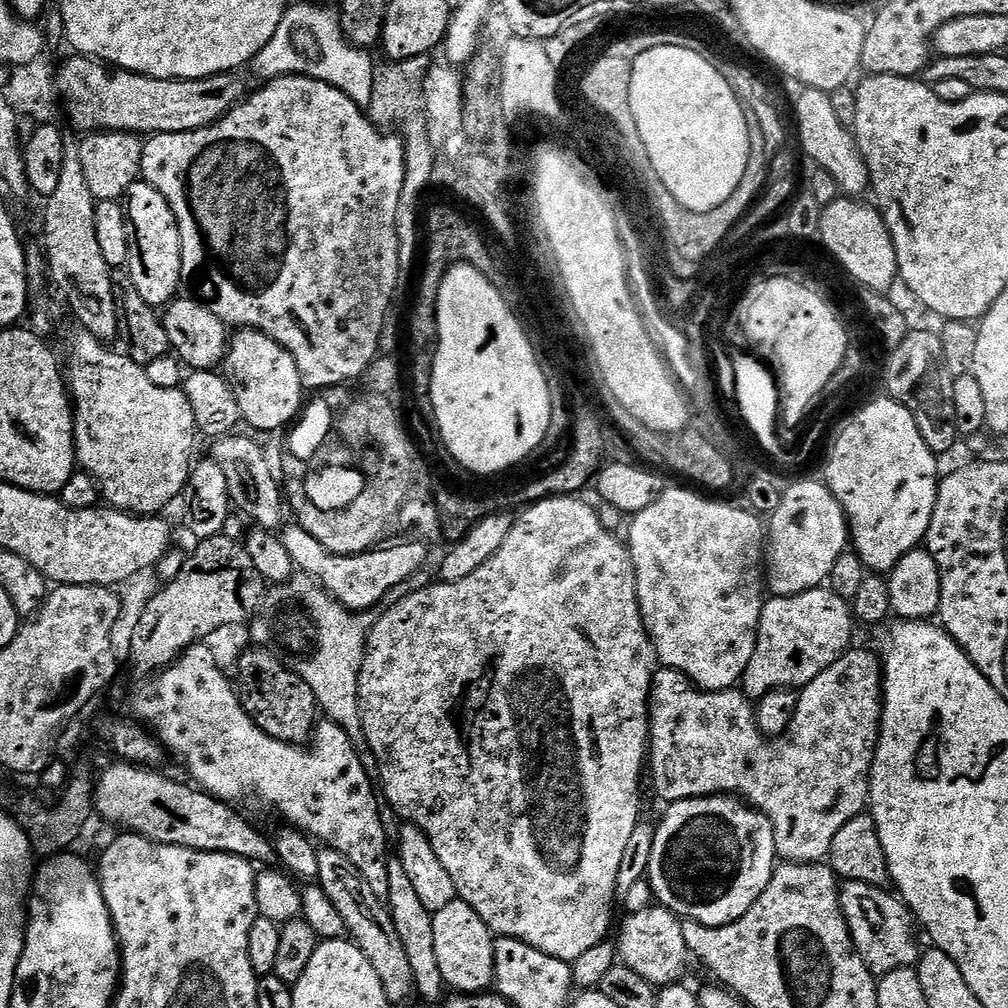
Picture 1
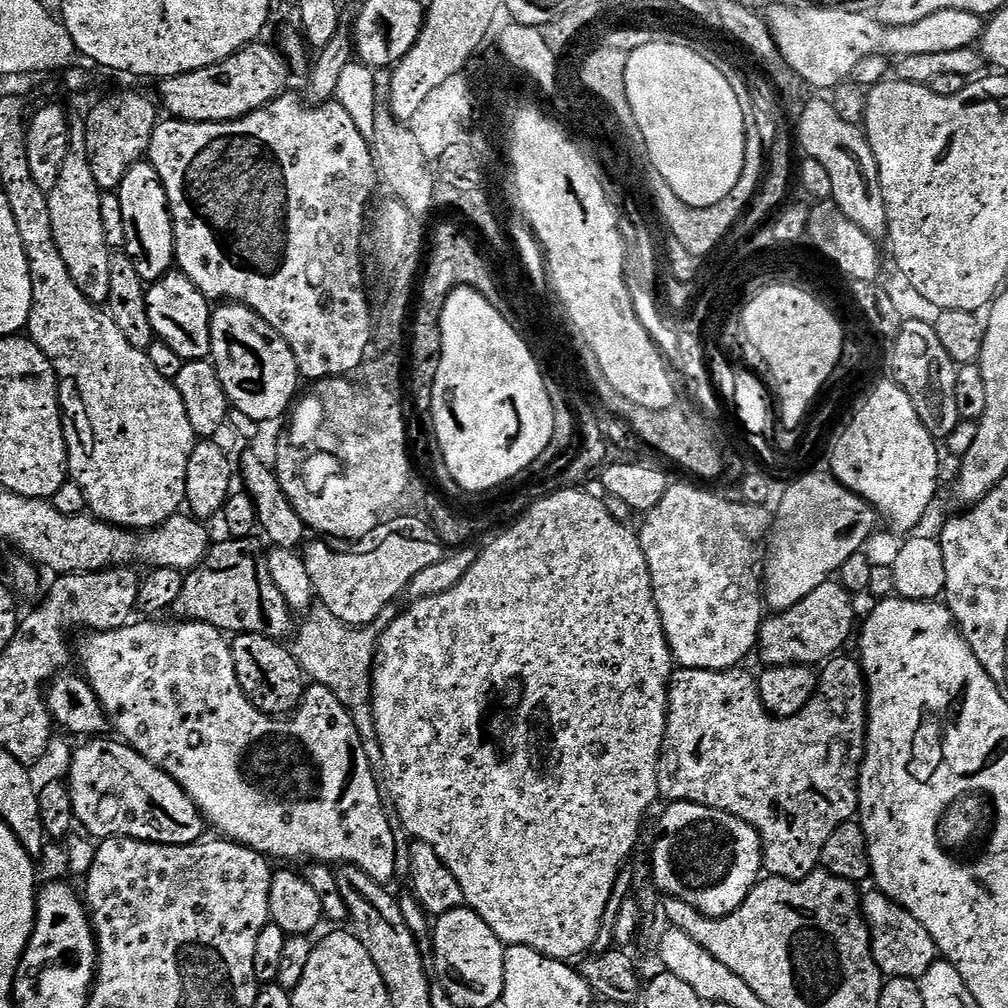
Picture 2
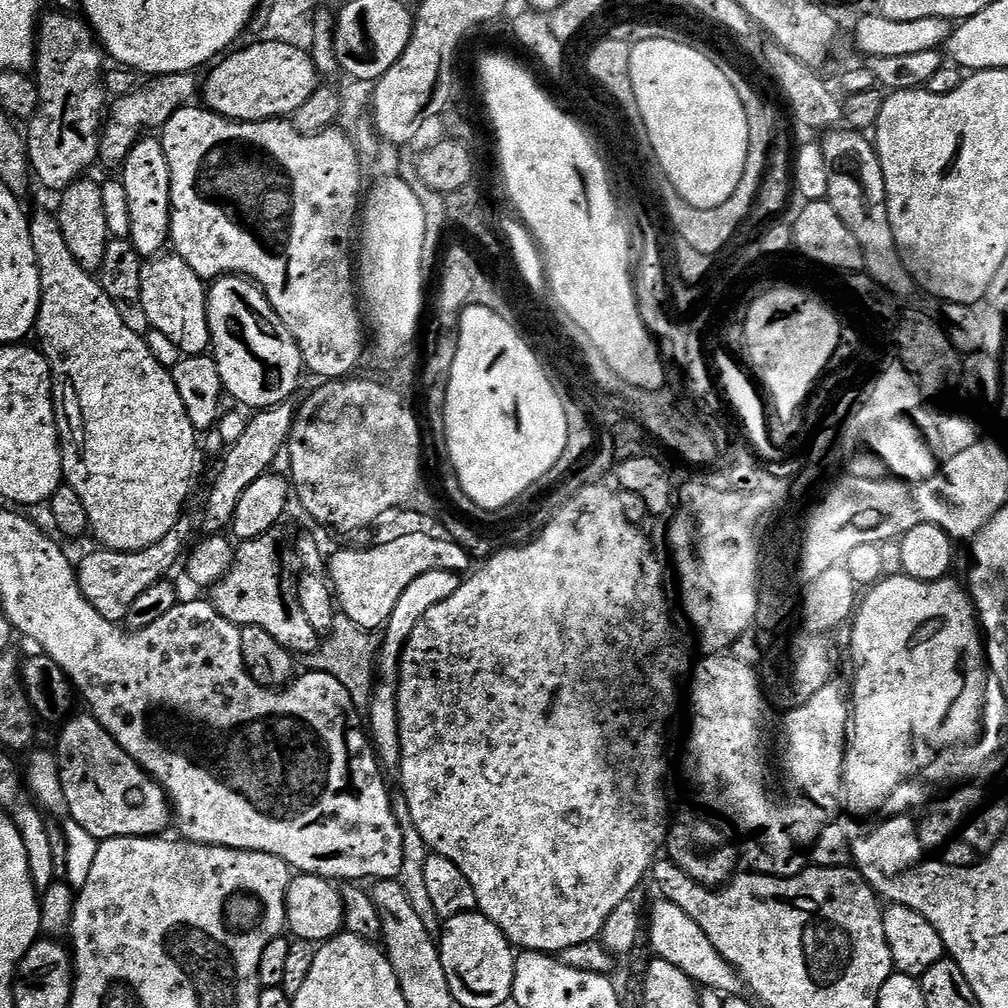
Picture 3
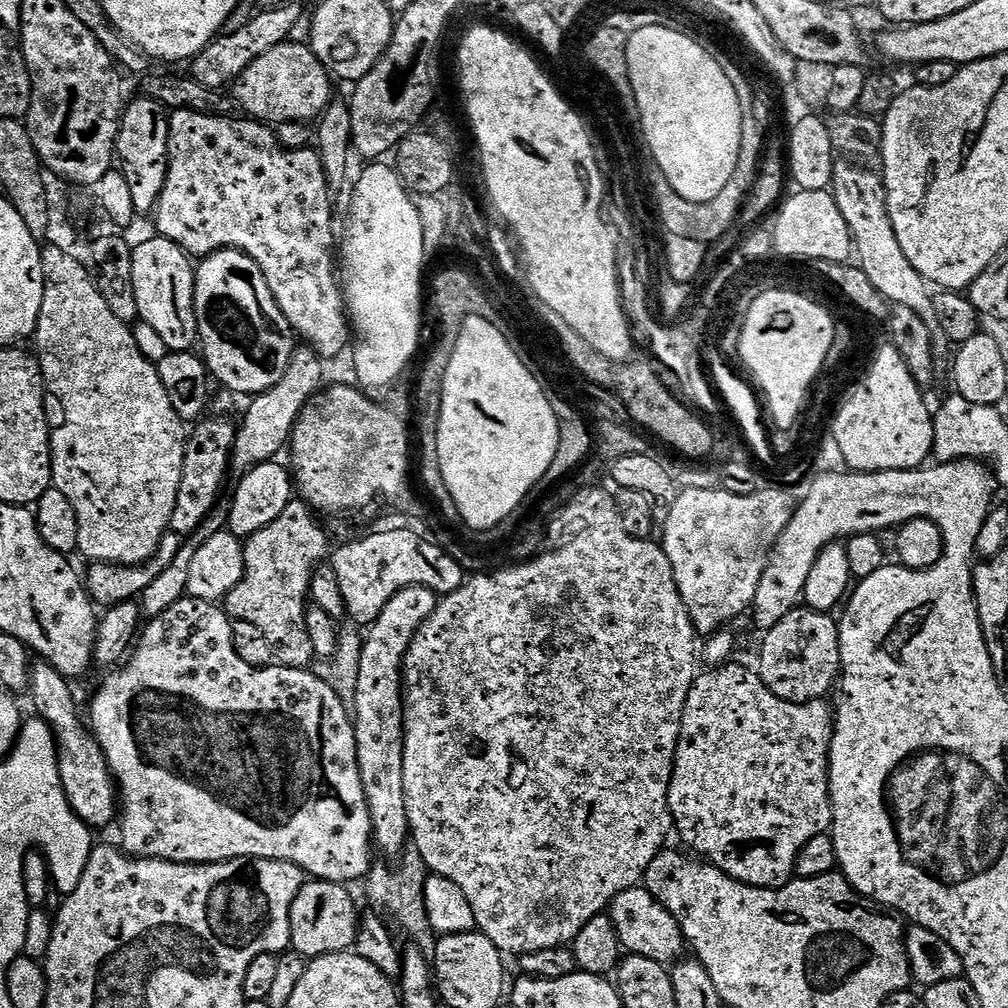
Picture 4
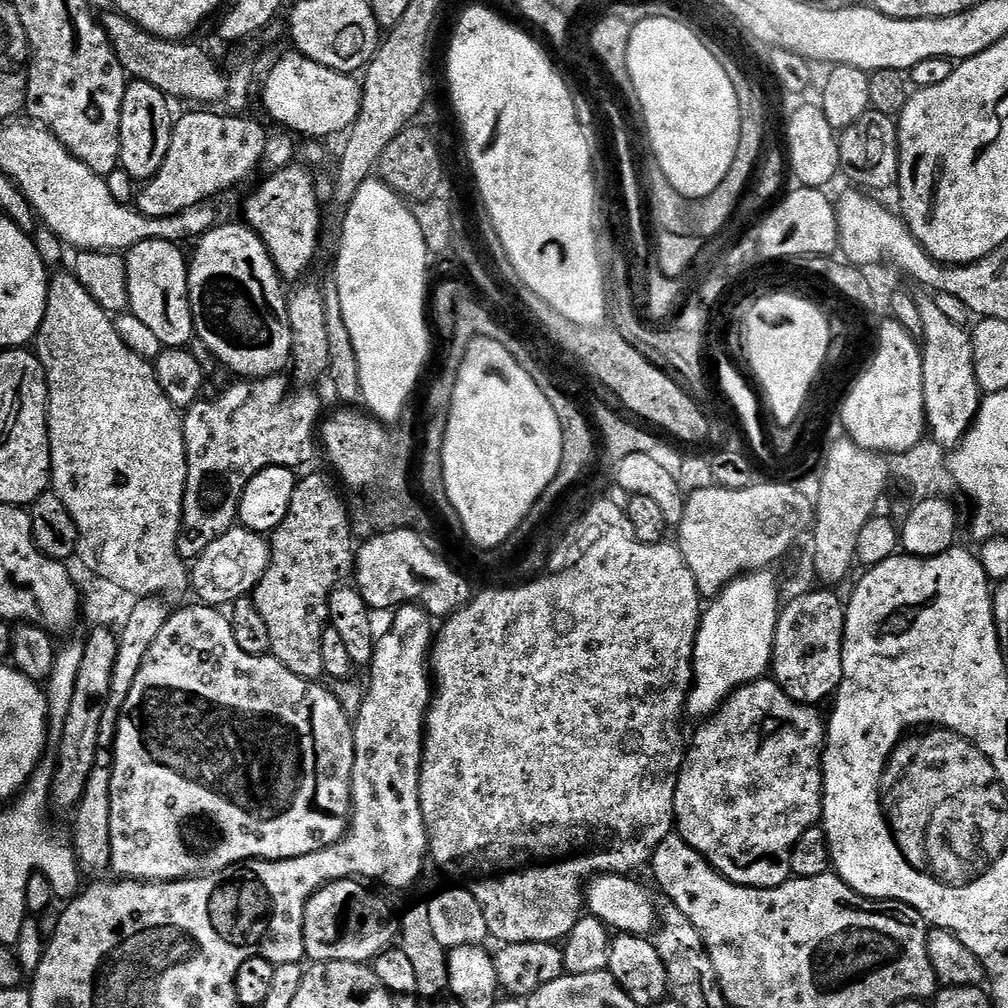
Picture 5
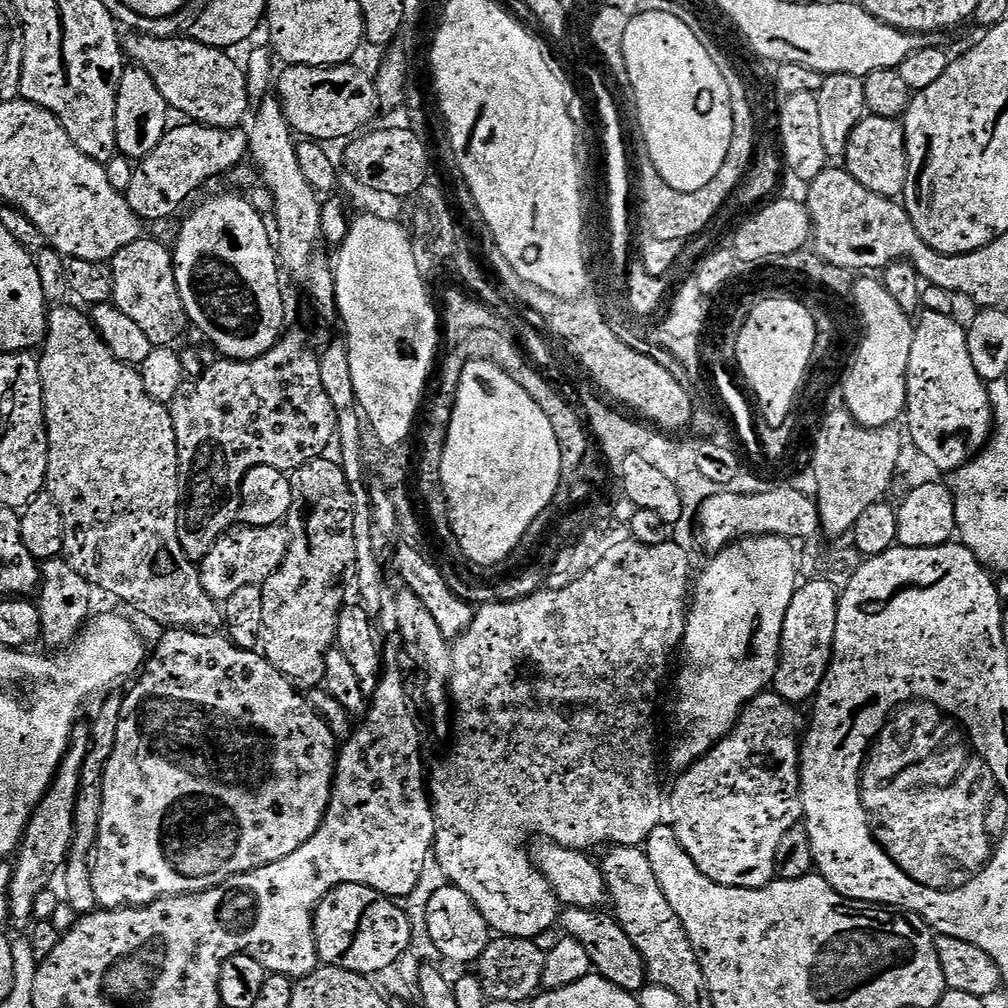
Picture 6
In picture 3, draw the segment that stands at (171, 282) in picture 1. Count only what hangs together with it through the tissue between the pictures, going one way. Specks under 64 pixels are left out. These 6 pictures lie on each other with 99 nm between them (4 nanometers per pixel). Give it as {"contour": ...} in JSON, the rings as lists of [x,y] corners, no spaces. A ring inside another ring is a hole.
{"contour":[[[148,134],[140,139],[130,150],[122,165],[122,179],[126,186],[126,202],[130,204],[130,234],[134,250],[141,258],[155,258],[165,251],[170,240],[172,227],[172,195],[170,194],[170,166],[166,162],[166,150],[155,135]]]}

